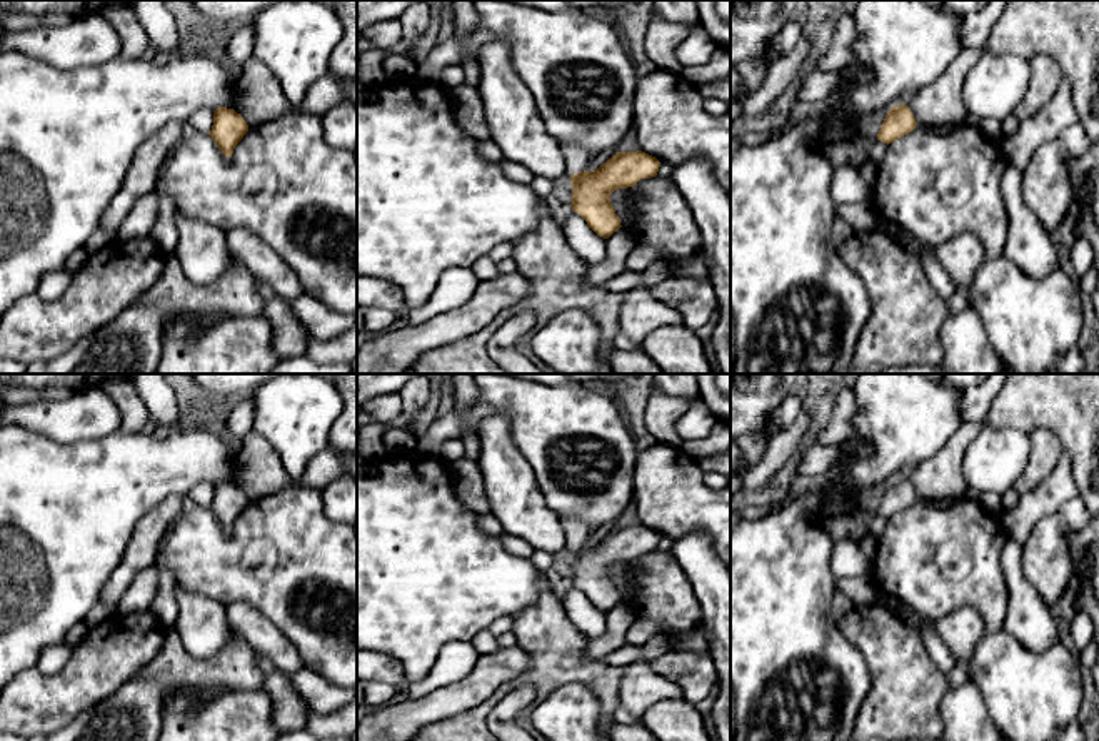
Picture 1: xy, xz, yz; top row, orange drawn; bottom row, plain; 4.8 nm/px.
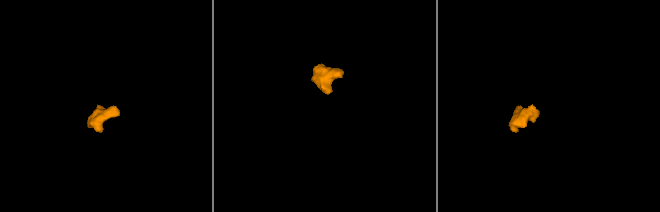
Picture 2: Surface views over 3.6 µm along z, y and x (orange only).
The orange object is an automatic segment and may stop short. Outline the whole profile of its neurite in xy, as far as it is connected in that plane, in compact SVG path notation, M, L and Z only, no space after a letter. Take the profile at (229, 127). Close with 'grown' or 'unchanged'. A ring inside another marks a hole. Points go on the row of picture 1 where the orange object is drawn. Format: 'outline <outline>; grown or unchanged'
outline M220 107L213 110L213 125L208 135L225 157L232 157L235 145L247 132L247 122L233 108Z; unchanged

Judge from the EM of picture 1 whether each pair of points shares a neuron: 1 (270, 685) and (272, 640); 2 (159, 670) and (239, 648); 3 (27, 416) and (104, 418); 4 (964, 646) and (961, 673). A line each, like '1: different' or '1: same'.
1: different
2: same
3: same
4: different

